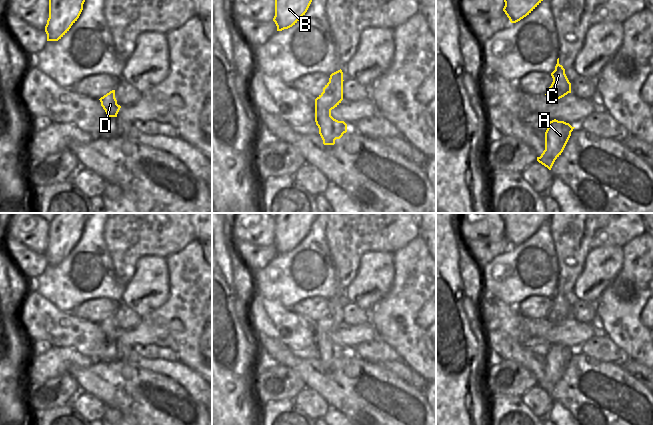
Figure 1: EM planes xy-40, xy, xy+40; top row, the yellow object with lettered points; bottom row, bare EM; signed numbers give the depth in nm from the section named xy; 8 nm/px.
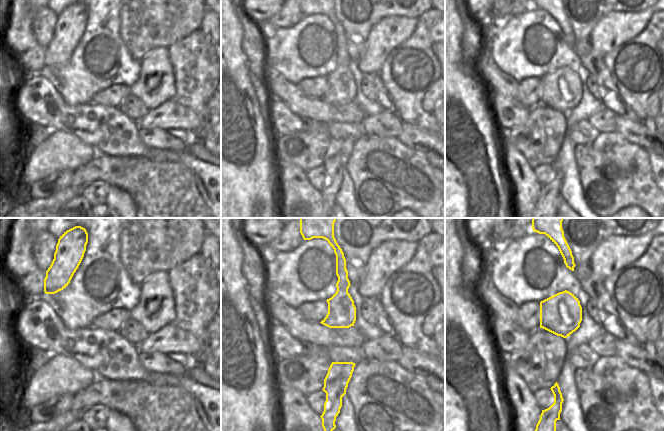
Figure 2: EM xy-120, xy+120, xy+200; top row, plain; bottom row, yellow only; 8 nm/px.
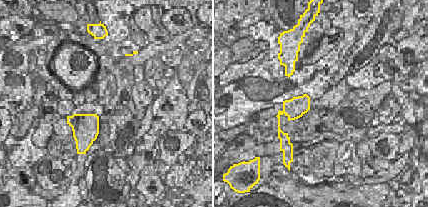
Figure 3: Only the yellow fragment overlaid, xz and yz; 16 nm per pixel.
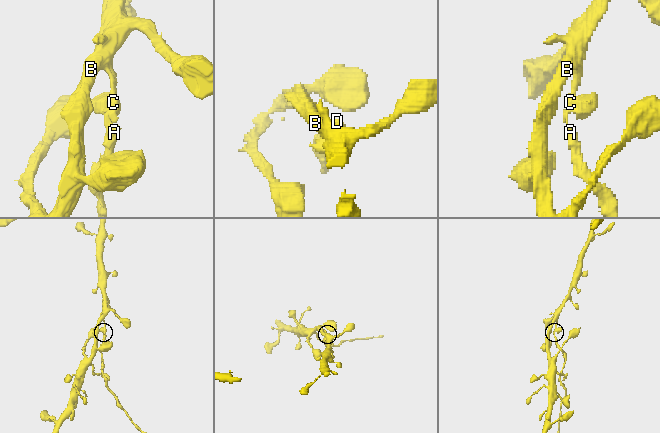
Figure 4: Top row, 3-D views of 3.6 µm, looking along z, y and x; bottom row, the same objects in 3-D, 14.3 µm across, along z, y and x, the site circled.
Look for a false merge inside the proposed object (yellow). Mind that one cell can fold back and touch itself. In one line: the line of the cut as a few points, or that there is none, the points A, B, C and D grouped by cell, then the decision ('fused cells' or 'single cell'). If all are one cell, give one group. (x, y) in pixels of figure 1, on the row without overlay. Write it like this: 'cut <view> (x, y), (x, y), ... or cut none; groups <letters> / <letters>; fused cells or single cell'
cut none; groups A B C D; single cell

